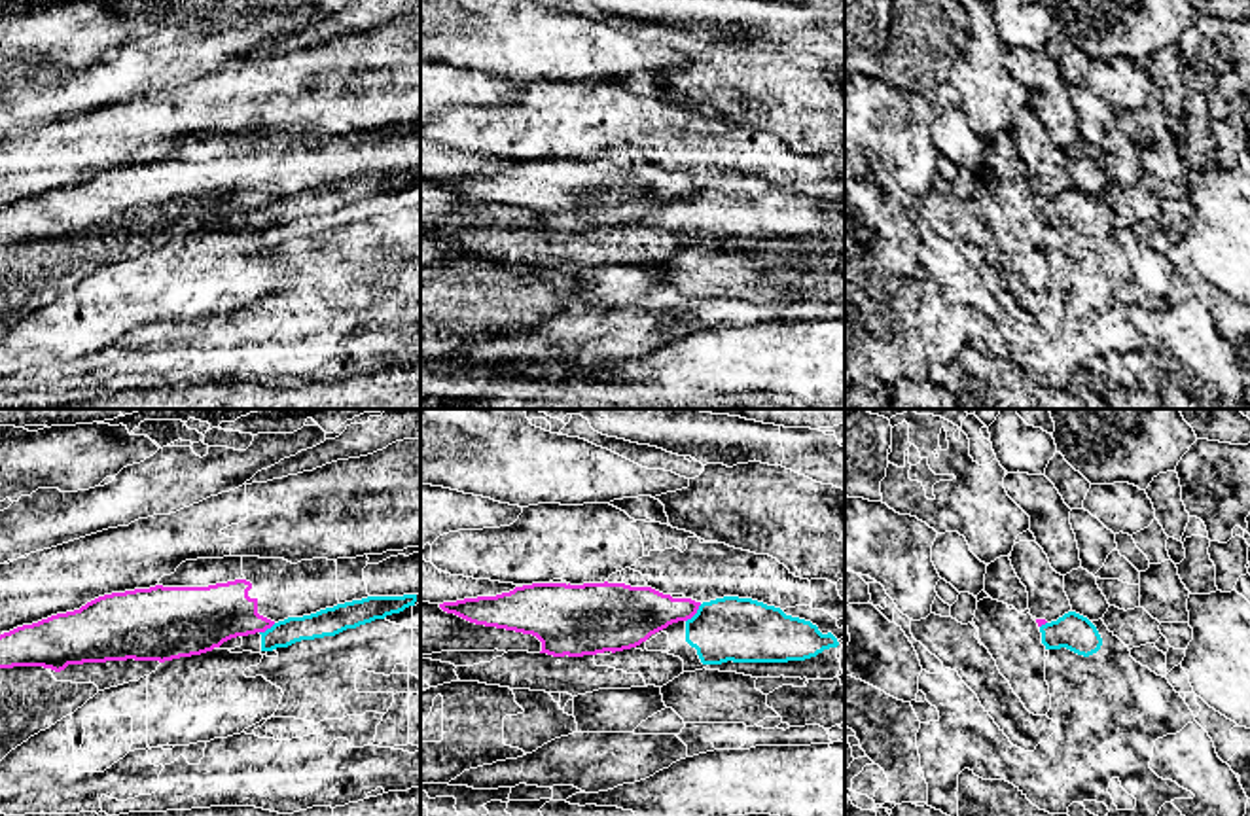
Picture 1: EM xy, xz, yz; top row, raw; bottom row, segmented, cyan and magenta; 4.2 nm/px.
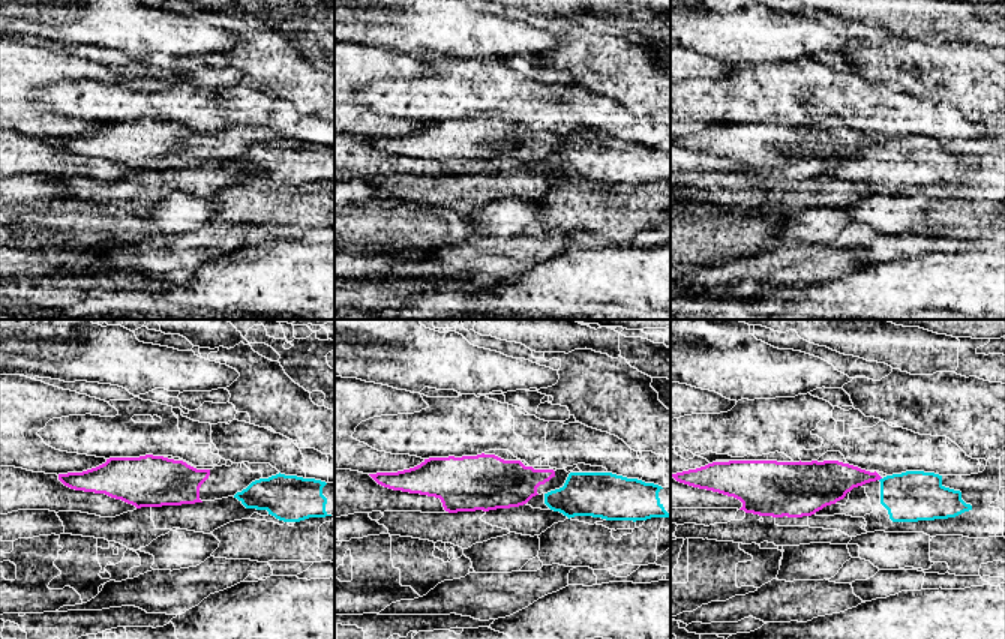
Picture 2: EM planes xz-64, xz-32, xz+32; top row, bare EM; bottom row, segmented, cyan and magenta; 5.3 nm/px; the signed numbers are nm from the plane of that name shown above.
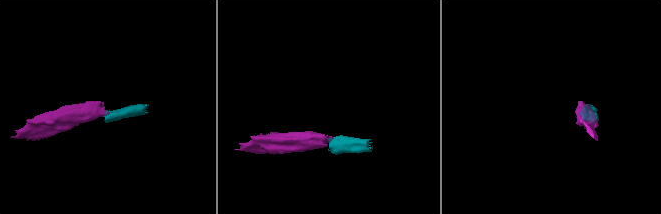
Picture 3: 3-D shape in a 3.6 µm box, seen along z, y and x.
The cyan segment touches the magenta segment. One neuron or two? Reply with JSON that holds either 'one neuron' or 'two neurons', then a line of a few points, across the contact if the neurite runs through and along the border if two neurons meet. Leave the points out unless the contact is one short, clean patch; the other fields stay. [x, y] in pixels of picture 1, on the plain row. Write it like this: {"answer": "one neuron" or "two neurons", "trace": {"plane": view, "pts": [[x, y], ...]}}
{"answer": "two neurons", "trace": {"plane": "xz", "pts": [[701, 180], [686, 197]]}}

